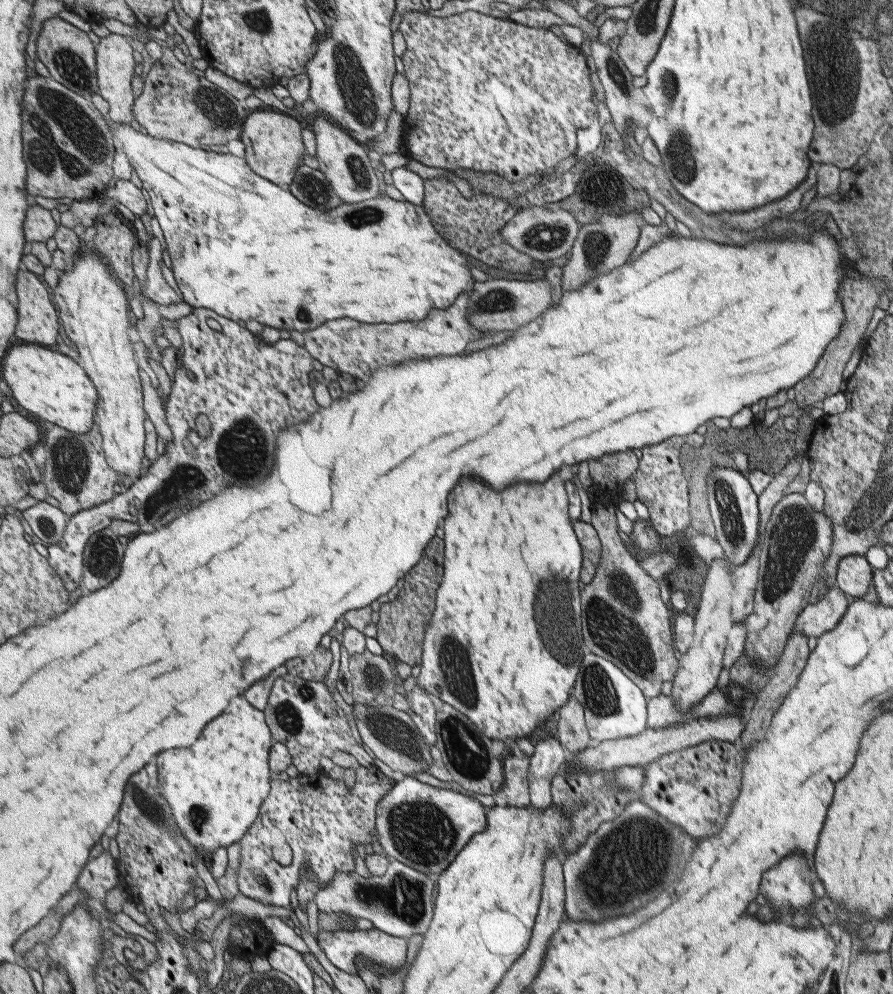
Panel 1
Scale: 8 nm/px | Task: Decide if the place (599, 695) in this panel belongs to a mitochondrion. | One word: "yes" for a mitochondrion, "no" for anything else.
yes

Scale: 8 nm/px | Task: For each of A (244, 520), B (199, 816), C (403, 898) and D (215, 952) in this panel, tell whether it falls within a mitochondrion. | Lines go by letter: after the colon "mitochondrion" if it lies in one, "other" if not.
A: other
B: mitochondrion
C: mitochondrion
D: other

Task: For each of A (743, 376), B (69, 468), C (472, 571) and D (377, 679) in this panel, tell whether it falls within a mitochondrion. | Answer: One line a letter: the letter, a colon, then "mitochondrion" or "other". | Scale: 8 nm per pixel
A: other
B: mitochondrion
C: other
D: mitochondrion

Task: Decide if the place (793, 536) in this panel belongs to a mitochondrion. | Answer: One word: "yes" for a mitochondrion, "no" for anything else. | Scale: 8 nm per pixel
yes

